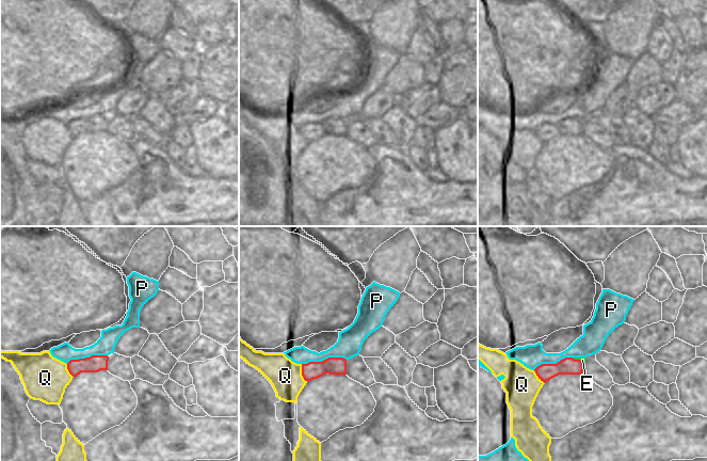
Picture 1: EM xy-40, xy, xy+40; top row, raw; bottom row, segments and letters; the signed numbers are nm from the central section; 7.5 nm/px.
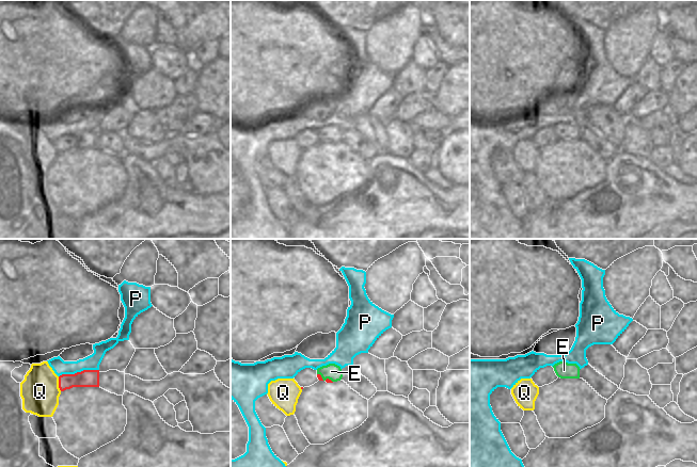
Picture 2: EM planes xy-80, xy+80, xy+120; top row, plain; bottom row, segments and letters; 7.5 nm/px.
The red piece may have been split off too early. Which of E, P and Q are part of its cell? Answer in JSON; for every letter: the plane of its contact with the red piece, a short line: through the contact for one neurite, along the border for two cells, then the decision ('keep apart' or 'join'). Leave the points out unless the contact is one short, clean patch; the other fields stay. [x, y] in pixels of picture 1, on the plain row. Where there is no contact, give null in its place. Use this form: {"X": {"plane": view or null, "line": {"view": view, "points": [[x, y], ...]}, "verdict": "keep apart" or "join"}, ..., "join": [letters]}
{"E": {"plane": "xy+40", "verdict": "keep apart"}, "P": {"plane": "xy", "verdict": "keep apart"}, "Q": {"plane": "xy", "line": {"view": "xy", "points": [[301, 125], [301, 136], [307, 142]]}, "verdict": "keep apart"}, "join": []}

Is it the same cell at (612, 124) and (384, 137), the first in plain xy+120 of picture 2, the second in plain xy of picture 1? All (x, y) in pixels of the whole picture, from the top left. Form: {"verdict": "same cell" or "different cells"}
{"verdict": "same cell"}

